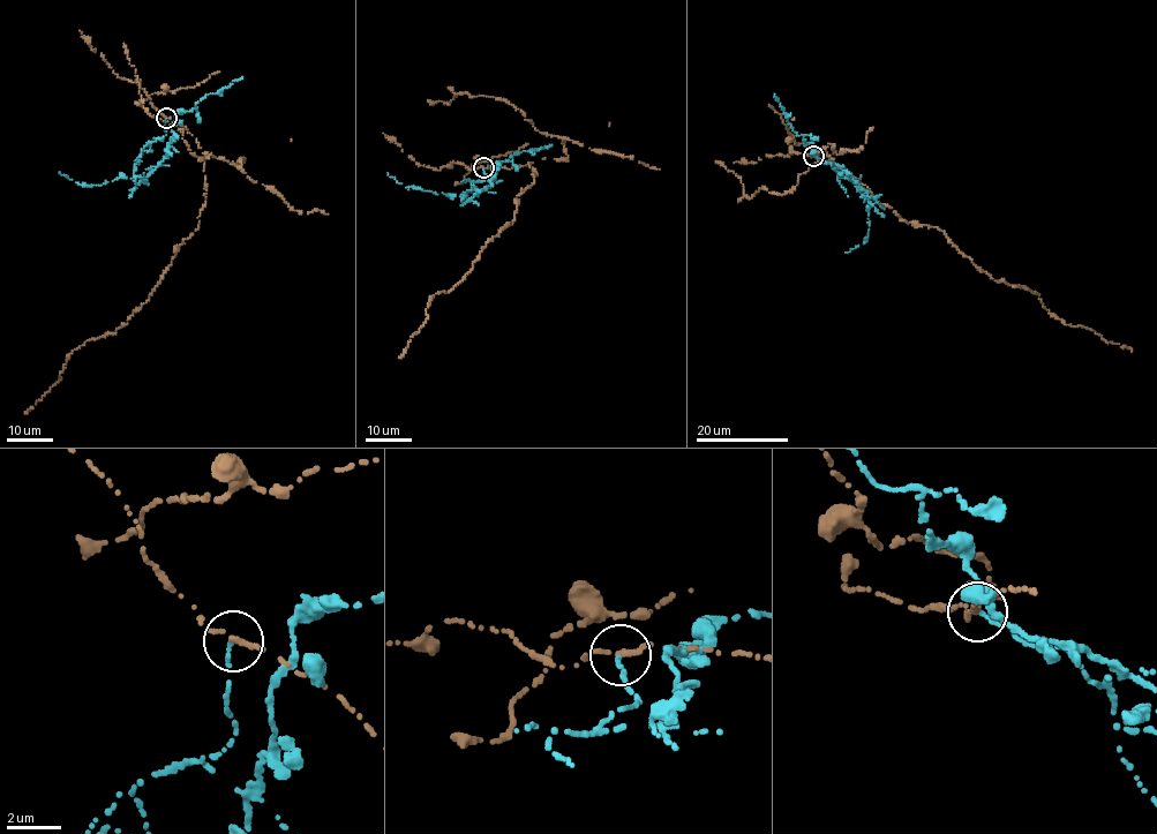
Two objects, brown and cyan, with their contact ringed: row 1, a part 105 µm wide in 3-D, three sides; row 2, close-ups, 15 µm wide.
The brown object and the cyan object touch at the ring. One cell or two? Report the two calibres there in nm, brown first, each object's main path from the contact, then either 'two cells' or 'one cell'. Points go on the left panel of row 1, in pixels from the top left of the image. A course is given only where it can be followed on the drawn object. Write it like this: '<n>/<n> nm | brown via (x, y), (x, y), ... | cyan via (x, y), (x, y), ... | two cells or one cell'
300/150 nm | brown via (166, 117), (205, 152), (197, 227), (147, 302), (114, 333), (74, 348), (60, 380), (25, 413) | cyan via (166, 118), (165, 135), (136, 160), (141, 179), (168, 155), (178, 112), (242, 77) | two cells

